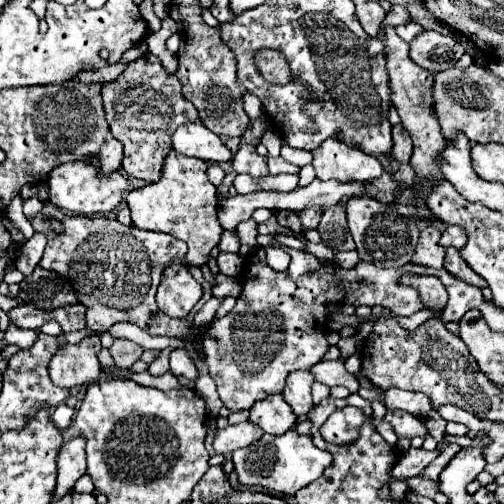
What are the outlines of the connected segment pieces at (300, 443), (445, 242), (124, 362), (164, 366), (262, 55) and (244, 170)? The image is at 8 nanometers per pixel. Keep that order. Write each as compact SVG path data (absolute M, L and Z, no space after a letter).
M290 430L282 436L264 436L252 448L242 448L232 454L232 462L238 474L238 482L248 488L262 488L262 492L274 496L294 496L300 488L306 488L318 480L324 470L332 464L332 456L326 450L318 450L312 444L312 438L296 434Z
M448 226L444 232L442 232L442 238L440 238L440 246L448 248L448 246L454 246L456 250L462 250L466 244L466 238L464 238L464 230L460 226Z
M118 338L112 348L112 358L114 358L114 364L120 366L120 368L130 368L142 354L142 348L130 340L124 340L124 338Z
M170 348L162 350L162 352L158 354L158 358L150 364L148 372L150 372L152 376L162 376L164 372L168 372L168 356L170 356Z
M262 48L262 50L256 52L254 62L256 62L258 72L270 84L282 86L282 84L288 84L292 80L288 62L284 60L284 54L282 52L276 52L276 50L270 50L270 48Z
M242 142L240 150L232 158L232 164L234 164L236 174L250 174L254 178L262 178L268 174L266 158L262 154L258 154L256 146L246 144L246 142Z

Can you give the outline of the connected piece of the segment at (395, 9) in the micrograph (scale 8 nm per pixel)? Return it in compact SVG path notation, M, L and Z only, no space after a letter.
M392 6L390 14L386 16L382 28L386 28L388 24L390 26L398 26L398 24L406 24L406 22L411 21L410 12L404 8L404 6Z

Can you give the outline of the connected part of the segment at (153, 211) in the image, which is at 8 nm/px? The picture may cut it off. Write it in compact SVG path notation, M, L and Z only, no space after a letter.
M172 150L164 160L164 176L156 184L148 184L140 190L132 190L126 196L126 204L132 212L132 222L140 230L164 232L180 238L188 244L188 264L204 266L208 262L210 250L220 242L220 224L216 220L218 212L218 192L216 186L206 176L208 164L200 158L190 158Z

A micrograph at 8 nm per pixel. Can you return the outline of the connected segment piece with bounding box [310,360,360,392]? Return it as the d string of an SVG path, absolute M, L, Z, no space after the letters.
M322 360L320 364L316 364L310 370L310 374L318 382L326 384L328 388L332 388L332 386L346 386L350 392L358 392L358 388L360 388L358 380L350 372L346 372L342 360L328 360L328 362Z

